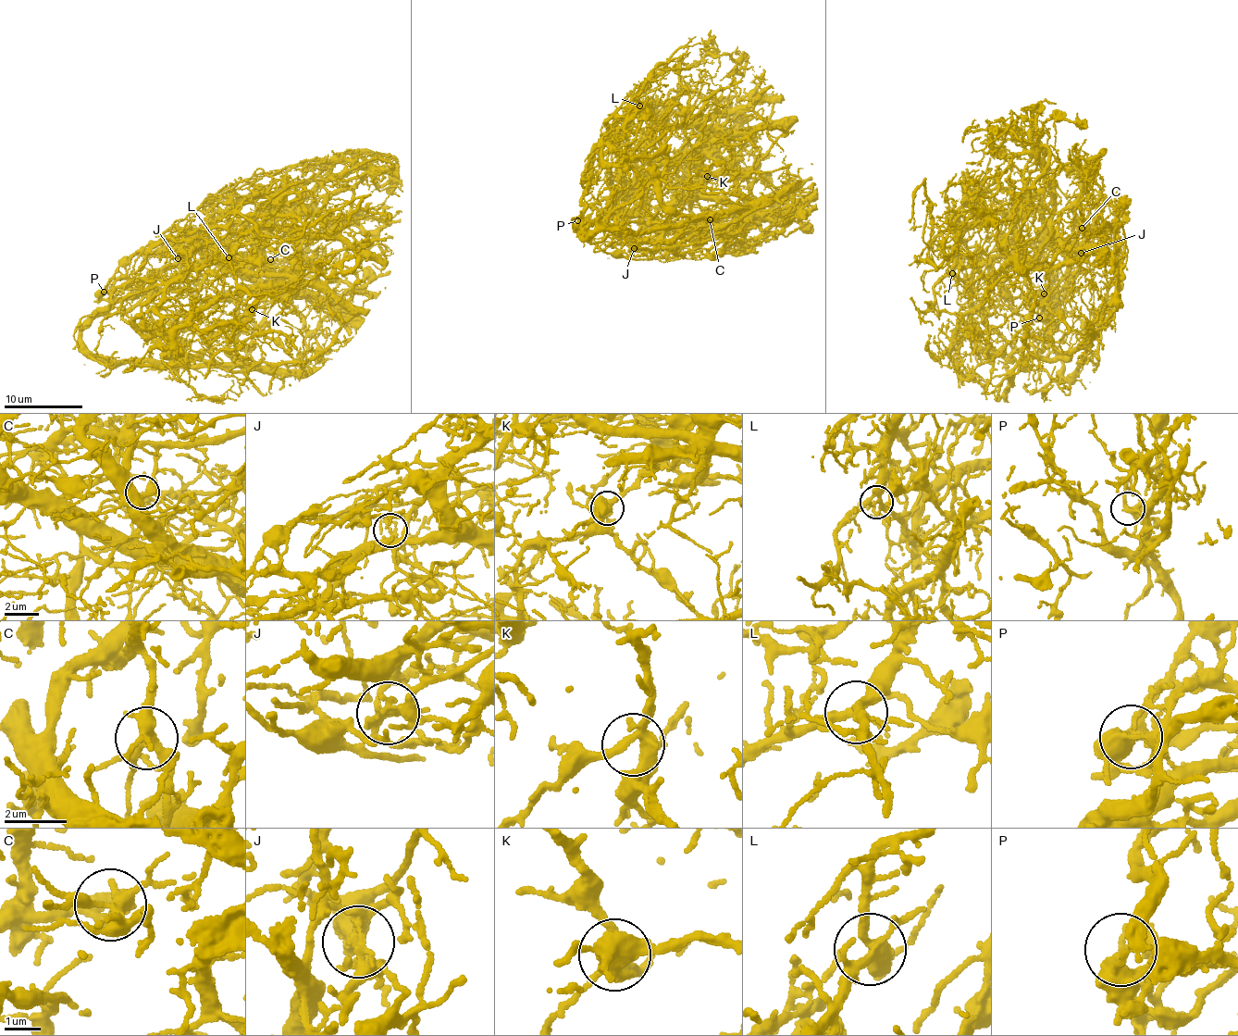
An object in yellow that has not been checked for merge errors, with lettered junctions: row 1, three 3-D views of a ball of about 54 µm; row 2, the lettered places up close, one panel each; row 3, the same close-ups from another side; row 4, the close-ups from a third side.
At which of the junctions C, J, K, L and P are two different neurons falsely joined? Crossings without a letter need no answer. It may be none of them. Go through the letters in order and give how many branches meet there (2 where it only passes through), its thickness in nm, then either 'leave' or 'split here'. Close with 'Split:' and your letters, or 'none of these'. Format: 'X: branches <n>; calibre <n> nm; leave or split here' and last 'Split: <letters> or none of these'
C: branches 6; calibre 320 nm; leave
J: branches 6; calibre 220 nm; split here
K: branches 4; calibre 300 nm; leave
L: branches 5; calibre 280 nm; leave
P: branches 5; calibre 280 nm; split here
Split: J, P

